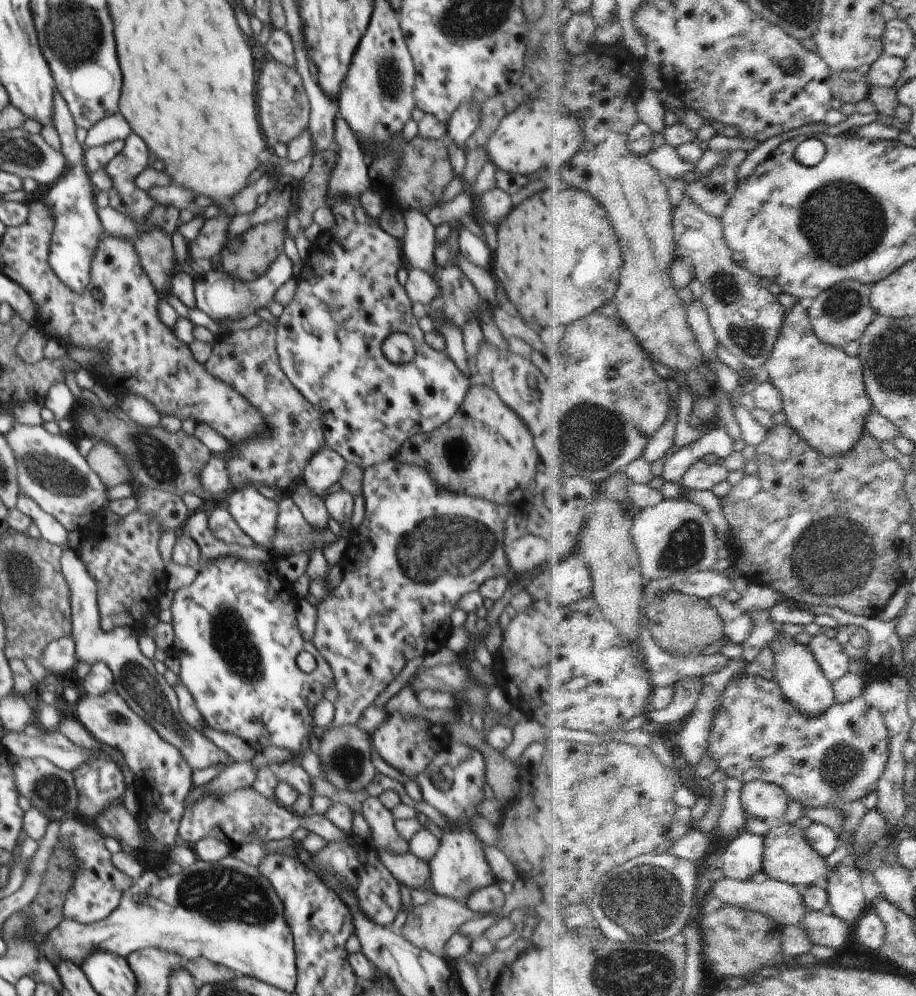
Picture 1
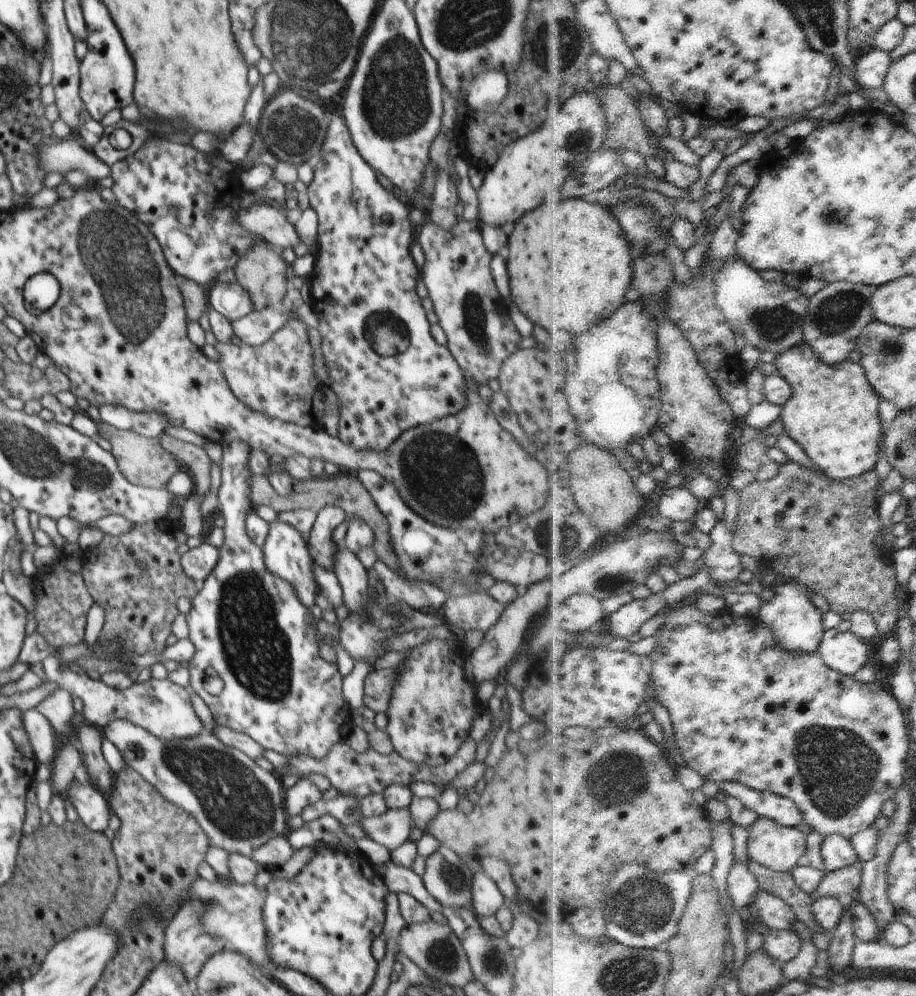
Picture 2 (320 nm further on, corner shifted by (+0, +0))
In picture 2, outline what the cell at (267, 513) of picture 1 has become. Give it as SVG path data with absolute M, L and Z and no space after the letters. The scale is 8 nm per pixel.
M275 520L268 524L268 536L262 548L264 562L272 574L286 580L294 590L300 602L306 607L314 606L318 584L316 578L320 575L312 570L312 558L309 554L309 546L303 535L290 524Z

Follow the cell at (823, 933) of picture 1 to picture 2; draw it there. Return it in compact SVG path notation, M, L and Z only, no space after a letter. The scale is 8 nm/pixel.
M772 930L764 938L763 949L783 966L798 958L804 948L803 937L796 931Z

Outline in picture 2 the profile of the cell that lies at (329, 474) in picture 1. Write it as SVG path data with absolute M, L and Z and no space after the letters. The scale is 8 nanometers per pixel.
M327 505L318 510L316 521L310 530L310 537L307 541L309 554L316 564L324 570L334 570L334 558L336 548L339 546L332 540L332 533L336 527L345 522L347 513L339 507Z

